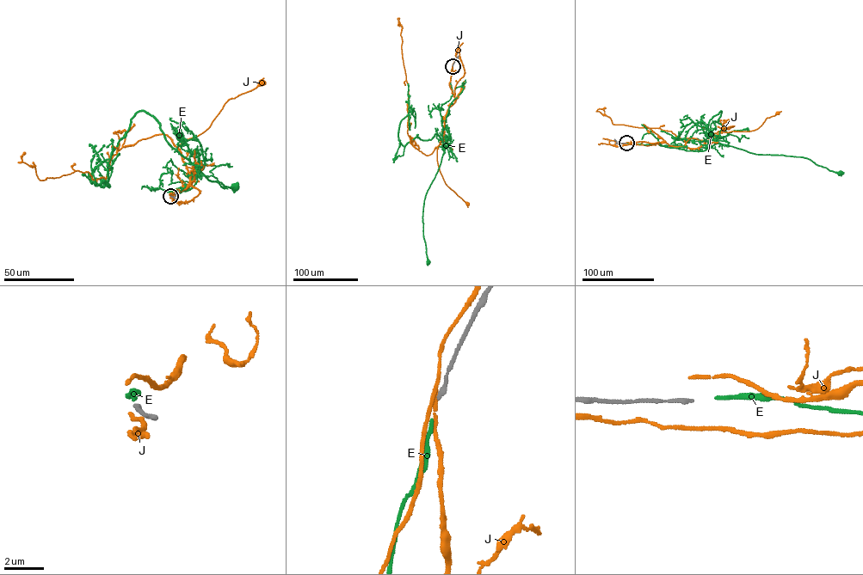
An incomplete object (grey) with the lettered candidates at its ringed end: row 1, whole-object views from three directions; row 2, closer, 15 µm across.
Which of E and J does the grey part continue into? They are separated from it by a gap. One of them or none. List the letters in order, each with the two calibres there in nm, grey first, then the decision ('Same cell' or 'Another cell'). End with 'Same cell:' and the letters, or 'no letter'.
E: Thickness 200 nm (grey) against 190 nm. Same cell
J: Thickness 200 nm (grey) against 200 nm. Another cell
Same cell: E

